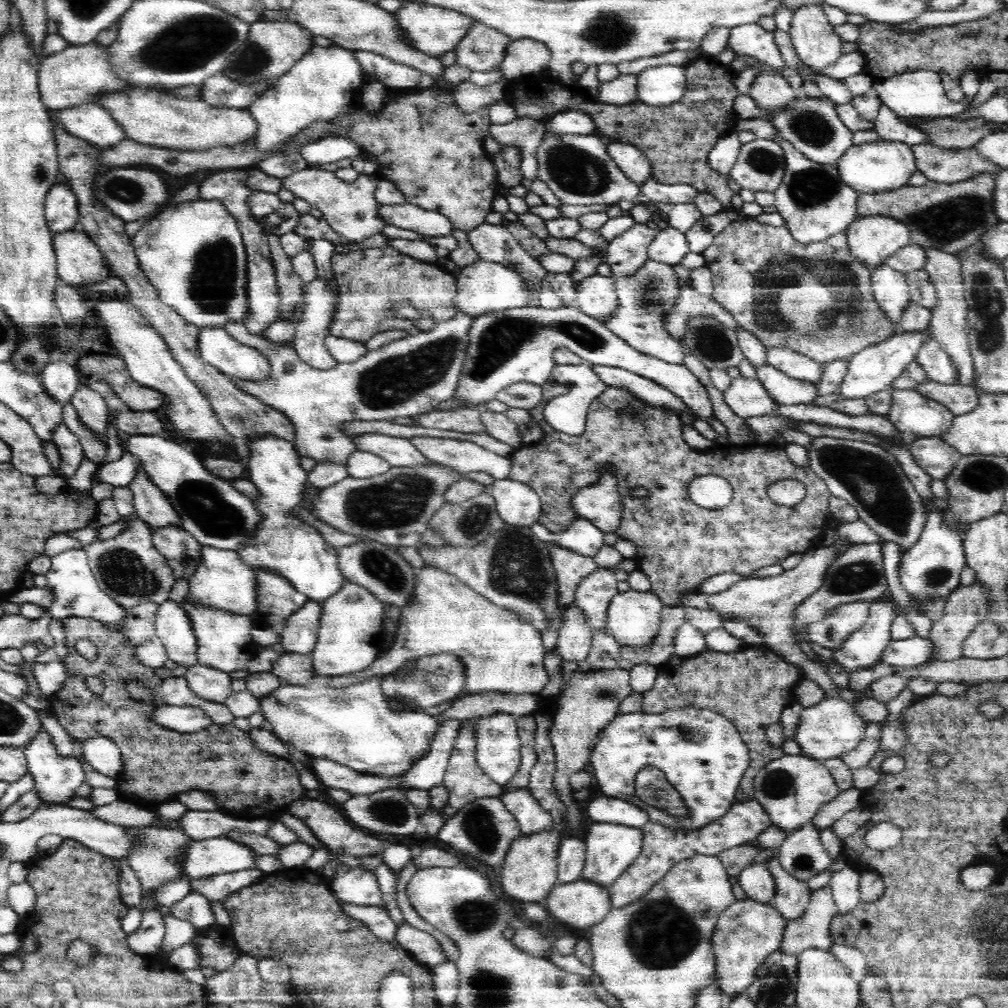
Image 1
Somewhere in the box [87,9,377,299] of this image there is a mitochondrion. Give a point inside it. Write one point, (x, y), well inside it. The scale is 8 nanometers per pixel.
(186, 44)

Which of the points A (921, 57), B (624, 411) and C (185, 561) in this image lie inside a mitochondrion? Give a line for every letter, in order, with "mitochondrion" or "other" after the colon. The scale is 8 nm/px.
A: other
B: mitochondrion
C: mitochondrion

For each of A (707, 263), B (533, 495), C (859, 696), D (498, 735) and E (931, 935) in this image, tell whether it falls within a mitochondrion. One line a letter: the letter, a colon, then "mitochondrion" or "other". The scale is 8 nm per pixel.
A: other
B: other
C: other
D: other
E: other

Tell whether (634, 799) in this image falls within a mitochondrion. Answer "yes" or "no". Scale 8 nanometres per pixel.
no

